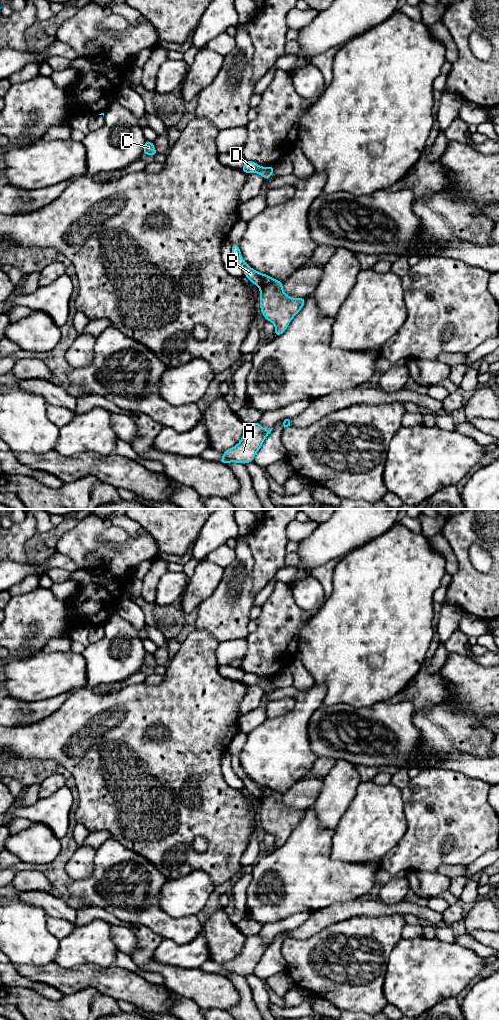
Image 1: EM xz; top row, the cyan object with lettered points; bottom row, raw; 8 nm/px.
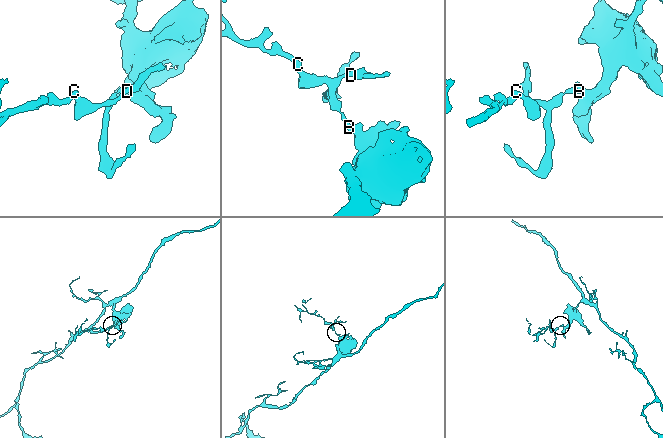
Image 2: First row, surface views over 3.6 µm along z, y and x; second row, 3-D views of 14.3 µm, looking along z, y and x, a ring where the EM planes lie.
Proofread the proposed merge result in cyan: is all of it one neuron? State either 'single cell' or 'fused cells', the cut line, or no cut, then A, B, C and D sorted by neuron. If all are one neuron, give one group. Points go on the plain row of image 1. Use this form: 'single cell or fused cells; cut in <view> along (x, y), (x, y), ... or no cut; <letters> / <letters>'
fused cells; cut in xz along (274, 791), (260, 800); A / B C D

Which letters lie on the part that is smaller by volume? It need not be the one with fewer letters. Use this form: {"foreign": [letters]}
{"foreign": ["B", "C", "D"]}

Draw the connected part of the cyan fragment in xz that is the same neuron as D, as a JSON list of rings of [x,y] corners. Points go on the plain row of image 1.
[[[246,673],[241,681],[246,686],[259,685],[264,691],[268,691],[272,688],[274,683],[274,677],[269,679],[261,679],[253,673]]]

